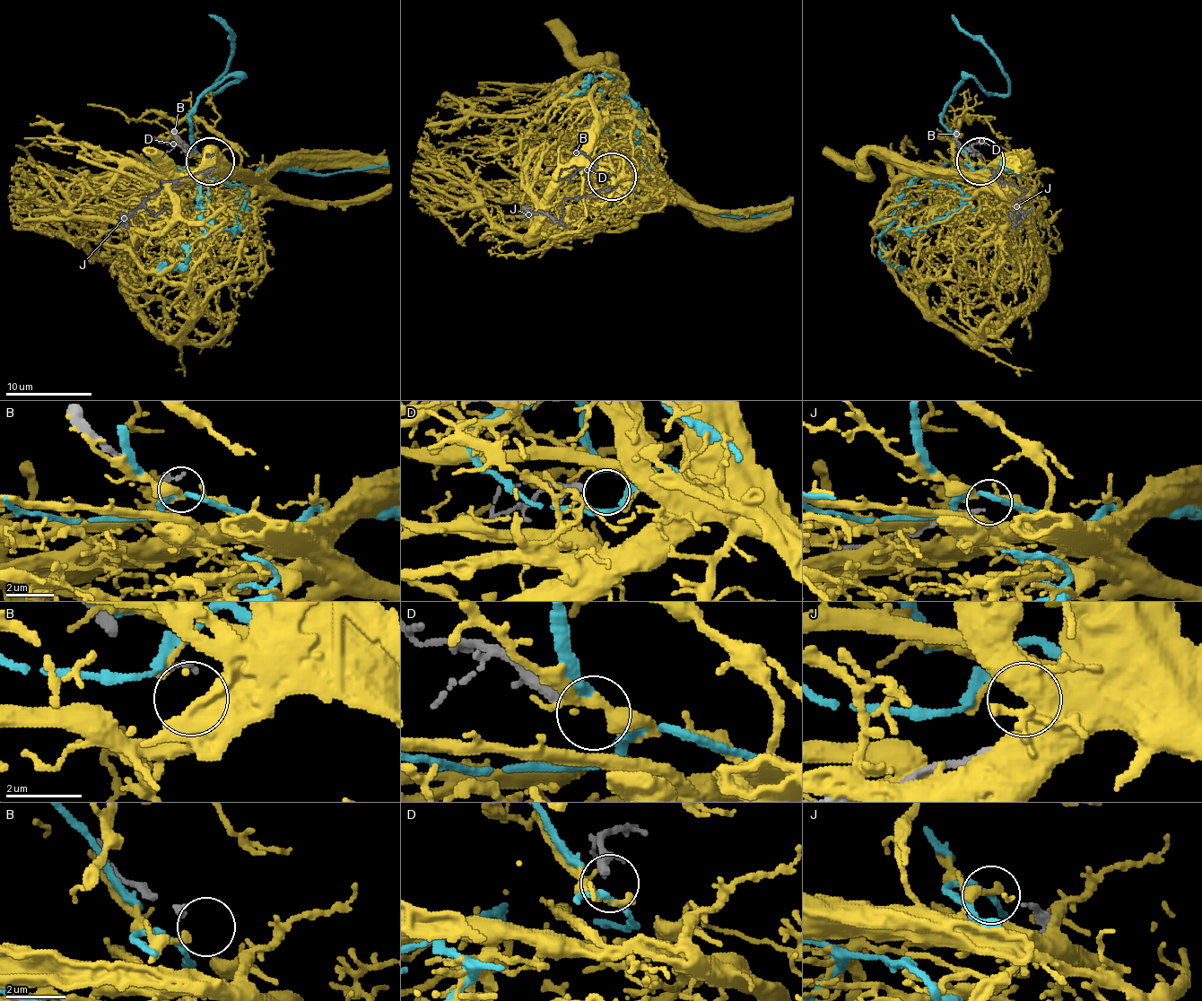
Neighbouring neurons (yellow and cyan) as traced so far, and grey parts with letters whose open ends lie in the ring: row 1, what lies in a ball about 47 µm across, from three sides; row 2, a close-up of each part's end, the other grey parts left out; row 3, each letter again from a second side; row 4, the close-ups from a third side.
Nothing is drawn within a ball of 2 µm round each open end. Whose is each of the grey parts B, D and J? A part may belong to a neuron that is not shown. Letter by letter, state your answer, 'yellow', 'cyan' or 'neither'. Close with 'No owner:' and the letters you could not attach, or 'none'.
B: neither
D: yellow
J: cyan
No owner: B

